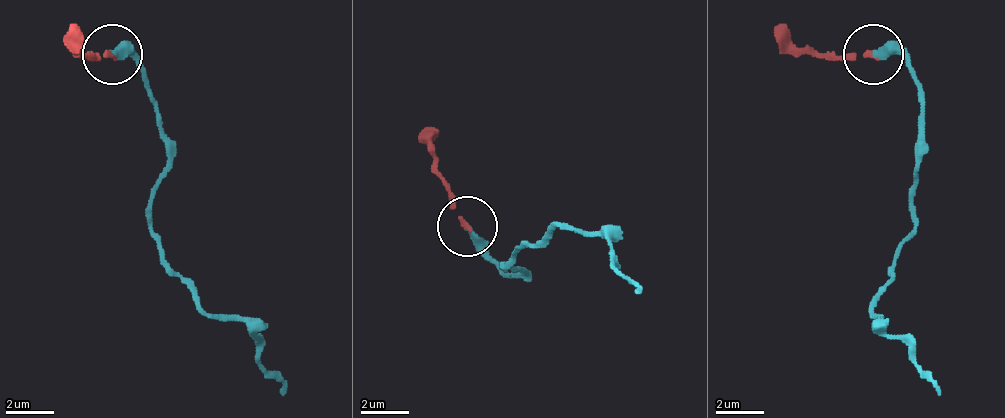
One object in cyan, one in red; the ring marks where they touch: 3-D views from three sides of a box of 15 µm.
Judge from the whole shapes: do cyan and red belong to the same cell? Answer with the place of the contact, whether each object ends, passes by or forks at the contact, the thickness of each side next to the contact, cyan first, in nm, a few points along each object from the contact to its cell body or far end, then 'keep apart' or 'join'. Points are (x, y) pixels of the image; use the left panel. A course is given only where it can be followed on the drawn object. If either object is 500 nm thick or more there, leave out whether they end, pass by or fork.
at (112, 54); cyan ends there; red ends there; 360 nm thick on the cyan side, 160 nm on the other; cyan runs (111, 52), (123, 52), (141, 70), (165, 142), (153, 232), (201, 304), (243, 322), (285, 394); red runs (111, 52), (93, 58), (69, 28); join

